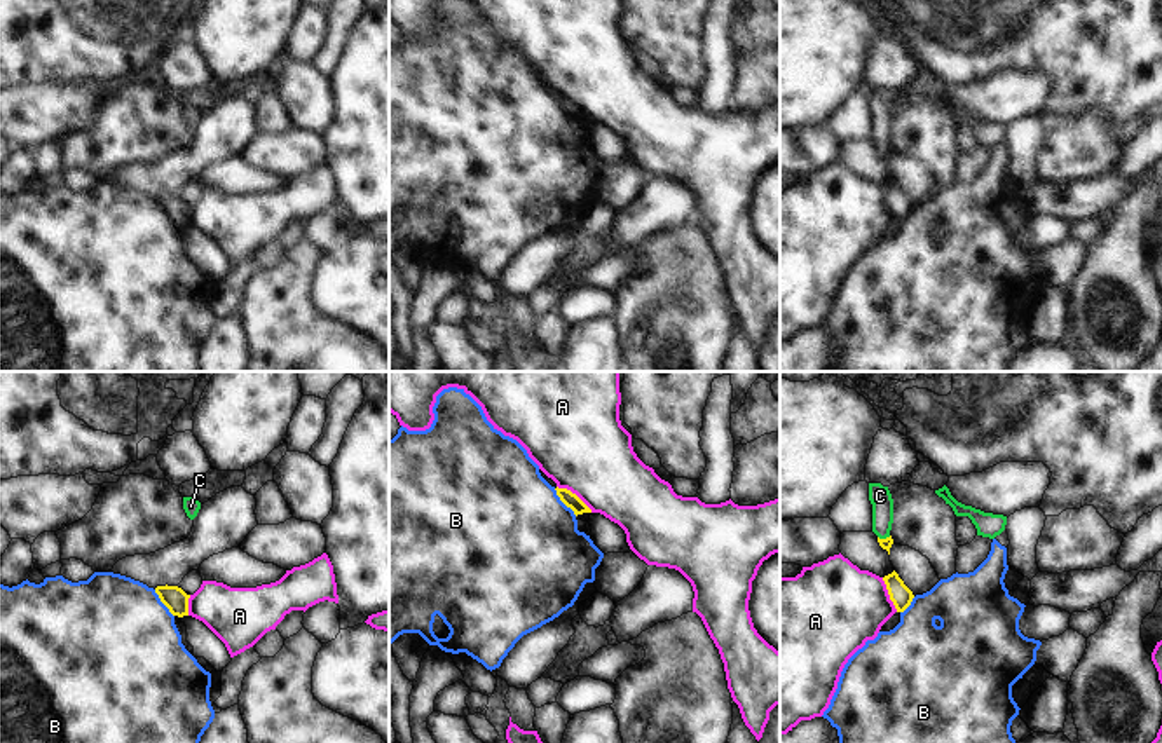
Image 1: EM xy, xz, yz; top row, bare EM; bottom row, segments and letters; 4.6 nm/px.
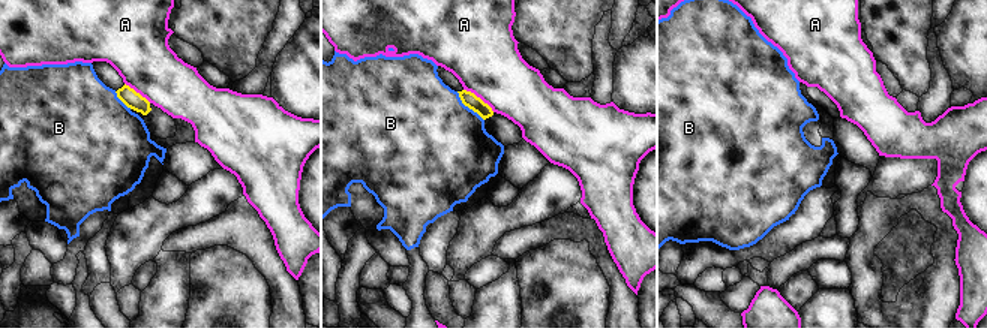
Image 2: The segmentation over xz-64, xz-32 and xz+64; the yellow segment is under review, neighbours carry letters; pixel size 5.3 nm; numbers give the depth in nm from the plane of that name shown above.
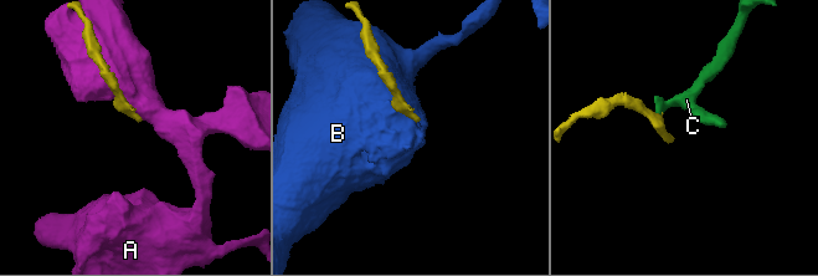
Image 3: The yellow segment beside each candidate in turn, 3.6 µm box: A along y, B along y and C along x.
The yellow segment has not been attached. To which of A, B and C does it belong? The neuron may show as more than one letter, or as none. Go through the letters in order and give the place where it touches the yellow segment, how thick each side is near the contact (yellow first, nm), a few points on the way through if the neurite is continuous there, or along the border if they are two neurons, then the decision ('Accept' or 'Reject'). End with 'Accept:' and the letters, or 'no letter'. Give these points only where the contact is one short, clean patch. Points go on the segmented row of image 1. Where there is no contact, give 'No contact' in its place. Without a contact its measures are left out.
A: Touches yellow at xz (574, 494). Thickness 70 nm (yellow) against 420 nm. Reject
B: Touches yellow at xz (564, 503). Thickness 70 nm (yellow) against 500 nm. Boundary: xz (553, 489), (576, 515). Reject
C: Touches yellow at yz (883, 539). Thickness 50 nm (yellow) against 100 nm. Path across: yz (887, 543), (883, 539), (880, 496). Accept
Accept: C.

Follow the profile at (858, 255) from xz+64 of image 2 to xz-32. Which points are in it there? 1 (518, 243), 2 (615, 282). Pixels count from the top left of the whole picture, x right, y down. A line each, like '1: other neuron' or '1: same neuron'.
1: other neuron
2: other neuron

